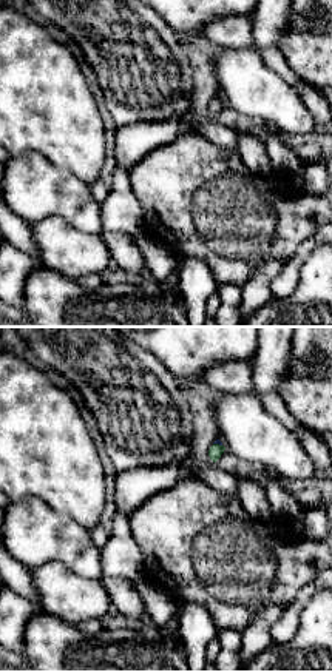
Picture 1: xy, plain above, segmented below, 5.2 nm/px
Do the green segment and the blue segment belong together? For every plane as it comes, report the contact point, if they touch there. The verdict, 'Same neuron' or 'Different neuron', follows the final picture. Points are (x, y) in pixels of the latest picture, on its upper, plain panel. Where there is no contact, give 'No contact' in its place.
Touches green at (218, 99)

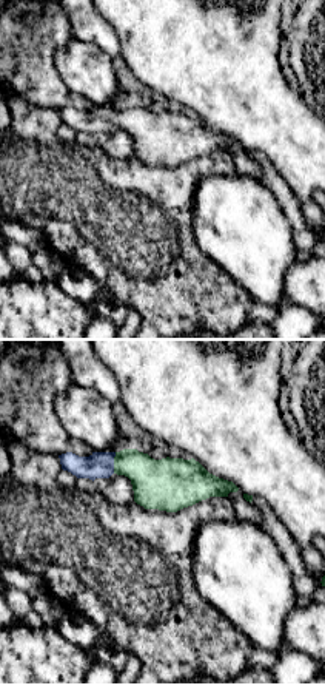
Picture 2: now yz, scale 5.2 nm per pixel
Touches green at (114, 118)

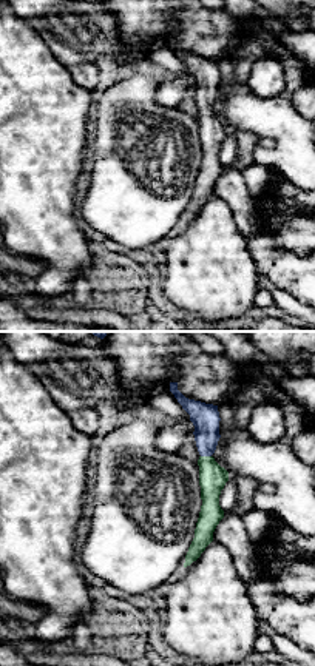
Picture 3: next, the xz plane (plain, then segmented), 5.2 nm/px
Touches green at (206, 111)

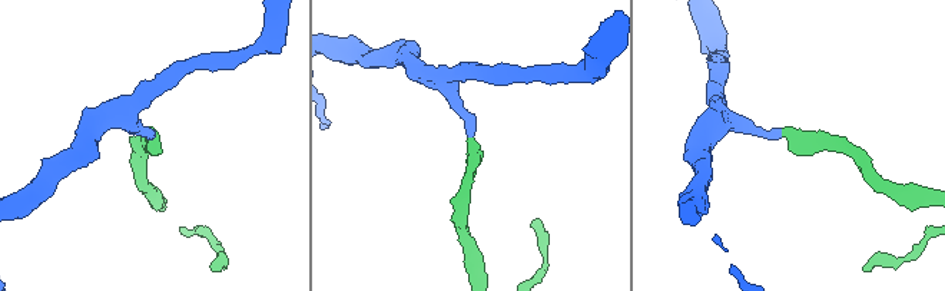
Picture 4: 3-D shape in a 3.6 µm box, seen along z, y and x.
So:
Same neuron

